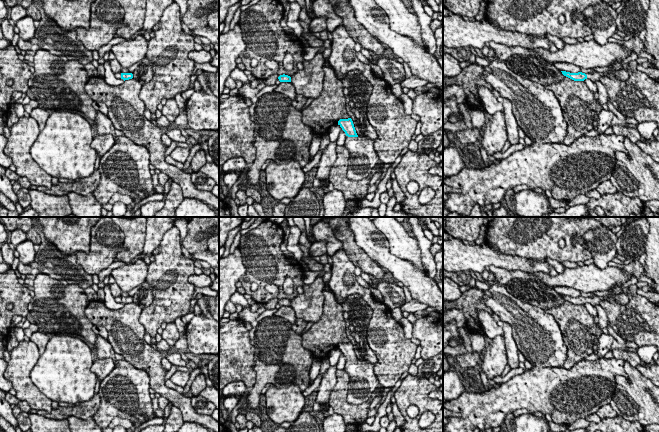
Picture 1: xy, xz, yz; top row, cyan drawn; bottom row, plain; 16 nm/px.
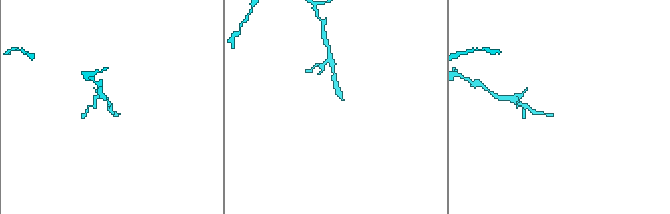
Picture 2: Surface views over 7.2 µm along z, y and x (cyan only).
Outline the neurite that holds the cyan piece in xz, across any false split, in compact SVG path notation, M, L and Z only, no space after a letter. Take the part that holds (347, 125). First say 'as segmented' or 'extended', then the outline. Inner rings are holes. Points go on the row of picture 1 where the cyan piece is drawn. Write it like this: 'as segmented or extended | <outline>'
extended | M351 118L340 119L338 125L346 134L344 147L350 153L347 178L359 181L370 175L378 163L374 142L367 136L358 136Z

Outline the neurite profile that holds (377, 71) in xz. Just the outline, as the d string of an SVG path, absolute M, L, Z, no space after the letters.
M356 52L356 56L363 63L369 64L372 68L373 73L378 78L383 78L383 72L379 66L377 66L376 64L373 64L371 61L369 61L361 52Z

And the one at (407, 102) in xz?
M402 94L399 99L401 100L401 102L403 103L404 106L404 110L405 110L405 114L406 115L411 115L413 113L413 102L412 99L408 97L407 94Z

